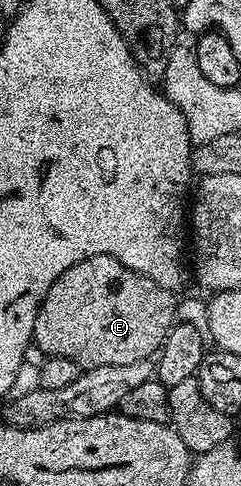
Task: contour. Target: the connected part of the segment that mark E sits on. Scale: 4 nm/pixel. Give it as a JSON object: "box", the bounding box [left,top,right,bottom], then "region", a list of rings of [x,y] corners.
{"box":[32,255,175,369],"region":[[[97,255],[96,257],[88,257],[76,265],[72,265],[72,269],[65,271],[65,273],[63,273],[63,275],[54,282],[52,289],[48,289],[48,293],[44,297],[44,301],[36,313],[32,343],[35,348],[39,347],[39,349],[43,351],[43,356],[57,357],[59,359],[71,359],[72,362],[77,363],[79,368],[82,369],[88,367],[107,367],[108,365],[132,365],[141,359],[150,359],[151,356],[153,356],[155,352],[165,344],[166,336],[170,334],[175,323],[175,292],[164,289],[160,285],[156,285],[156,281],[145,279],[145,277],[140,273],[136,273],[132,269],[128,269],[128,265],[124,265],[120,261],[116,261],[116,257],[112,257],[111,255]]]}

